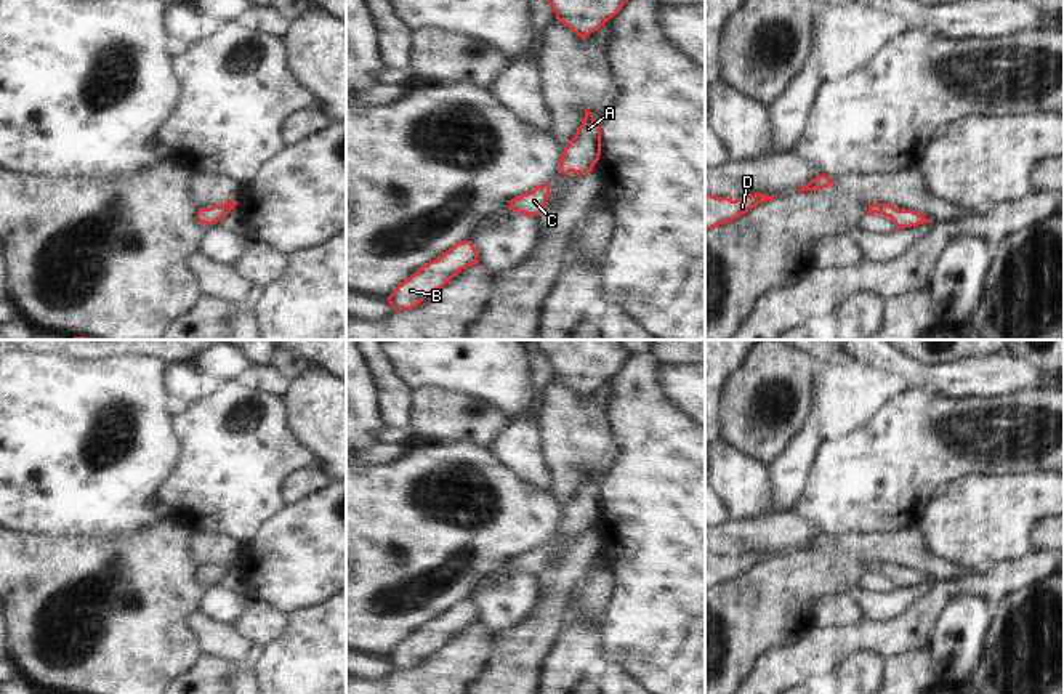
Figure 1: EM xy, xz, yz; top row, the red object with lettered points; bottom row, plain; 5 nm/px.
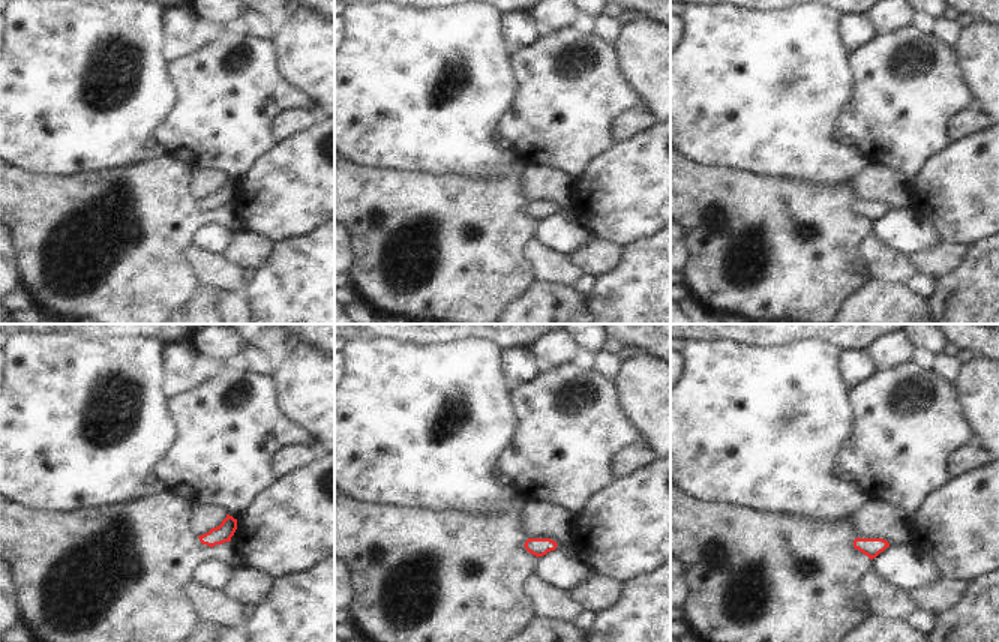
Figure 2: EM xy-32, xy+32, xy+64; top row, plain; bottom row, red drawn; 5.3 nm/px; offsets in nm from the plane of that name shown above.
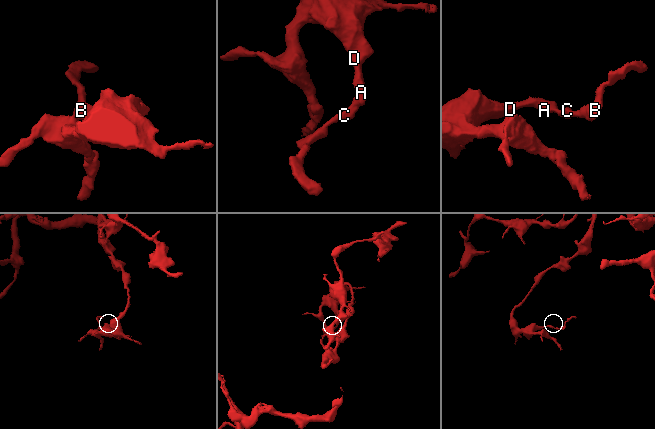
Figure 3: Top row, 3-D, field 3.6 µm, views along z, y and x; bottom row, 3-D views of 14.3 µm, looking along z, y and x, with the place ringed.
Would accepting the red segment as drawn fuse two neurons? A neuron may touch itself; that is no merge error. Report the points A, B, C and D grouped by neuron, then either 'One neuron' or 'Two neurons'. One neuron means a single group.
Groups: A B C D. One neuron.

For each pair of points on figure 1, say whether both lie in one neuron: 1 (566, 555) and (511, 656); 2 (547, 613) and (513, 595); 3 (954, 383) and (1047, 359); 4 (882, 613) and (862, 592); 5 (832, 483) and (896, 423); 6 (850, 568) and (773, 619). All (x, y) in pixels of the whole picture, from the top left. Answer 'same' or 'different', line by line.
1: same
2: different
3: different
4: same
5: same
6: same

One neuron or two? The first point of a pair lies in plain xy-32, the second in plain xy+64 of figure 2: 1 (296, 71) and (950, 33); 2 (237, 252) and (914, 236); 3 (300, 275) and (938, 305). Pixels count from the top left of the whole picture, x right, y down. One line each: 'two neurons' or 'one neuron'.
1: two neurons
2: two neurons
3: one neuron

